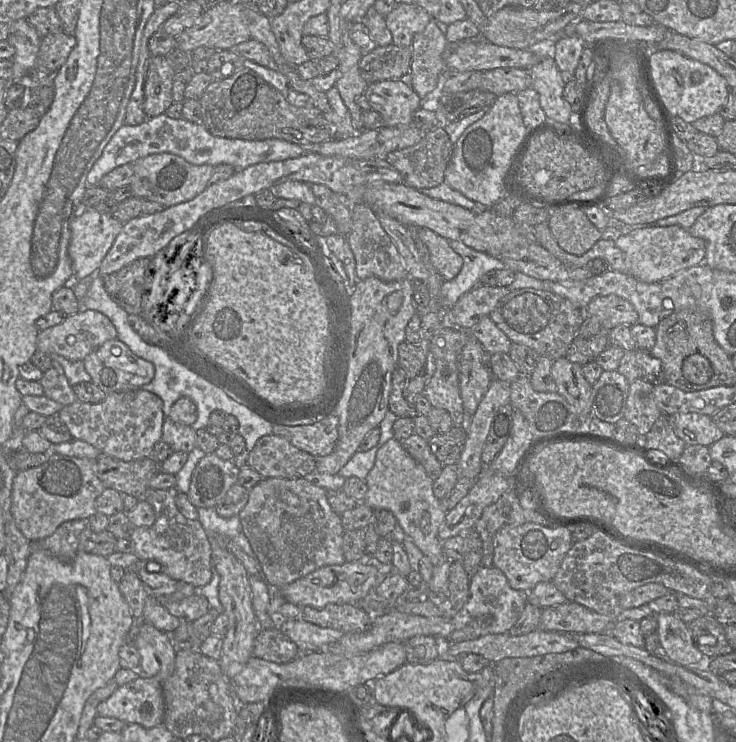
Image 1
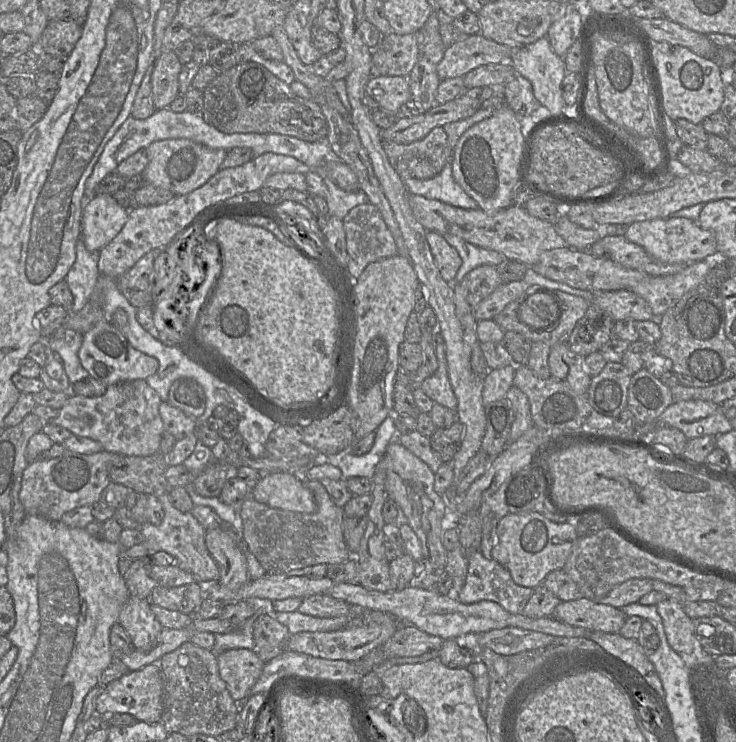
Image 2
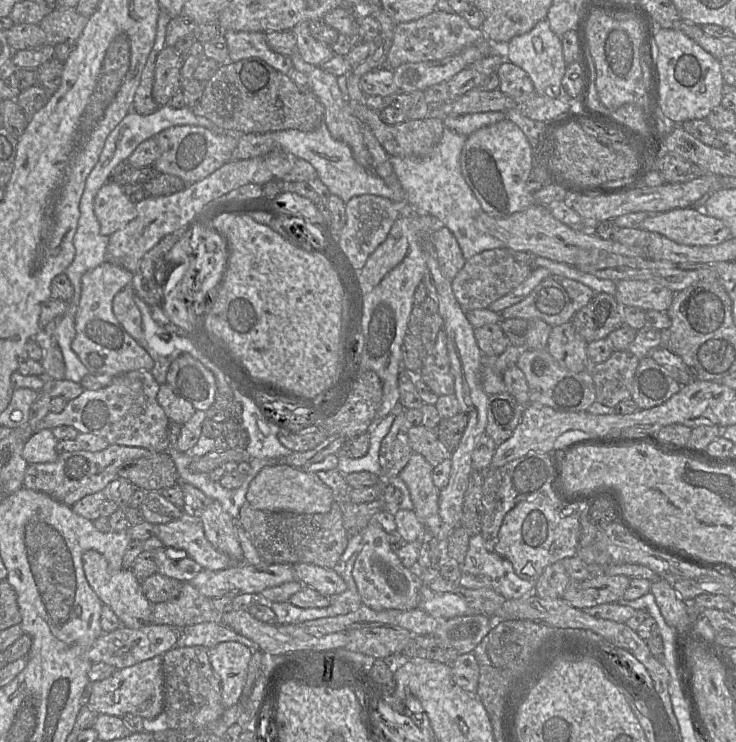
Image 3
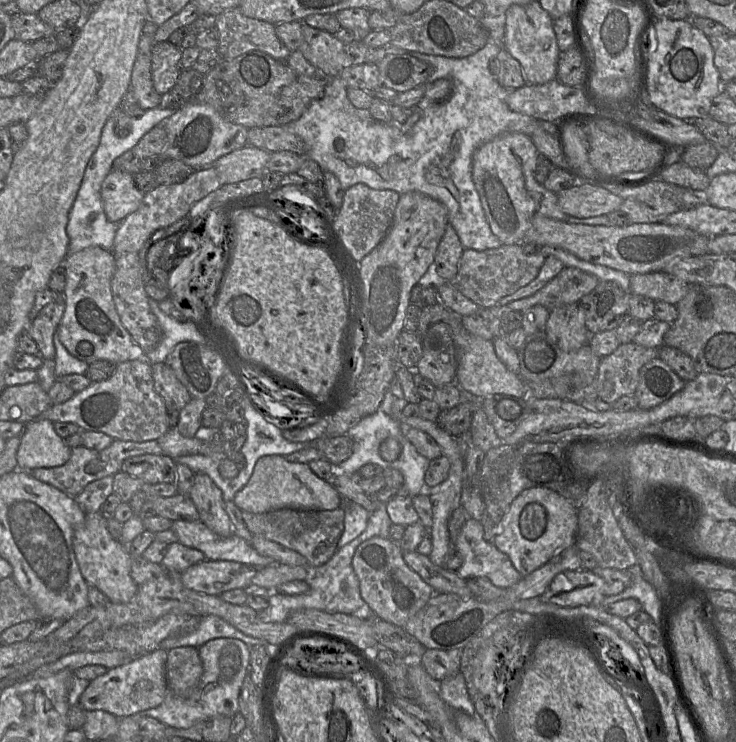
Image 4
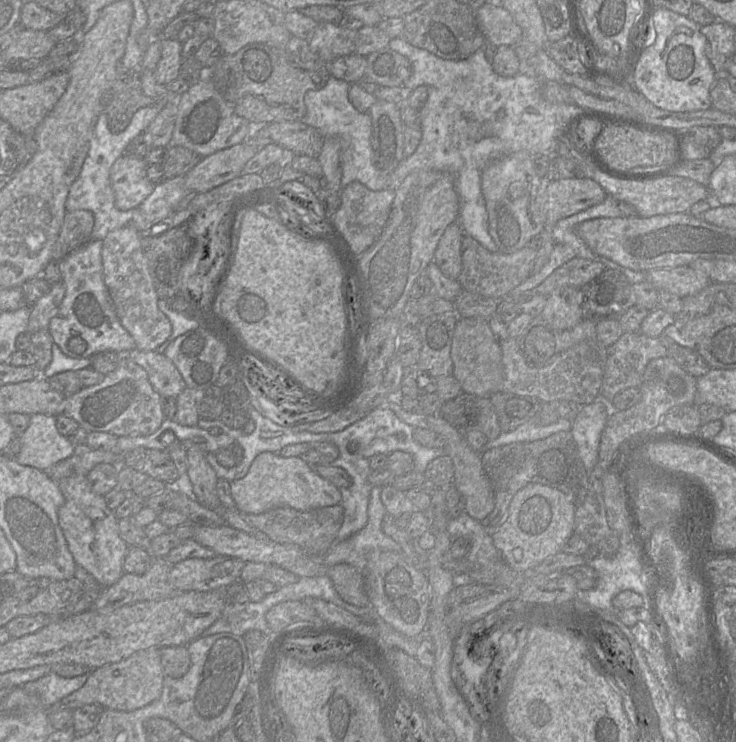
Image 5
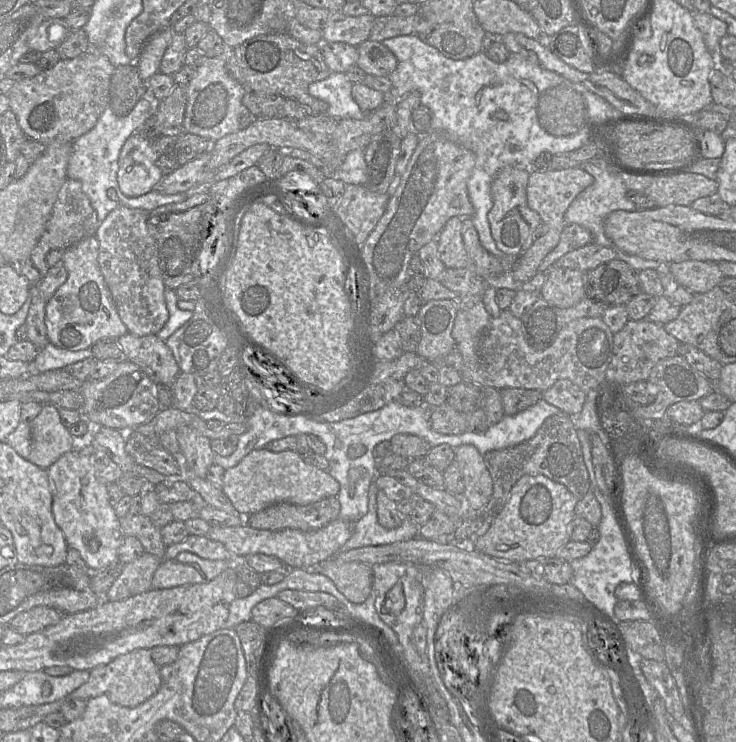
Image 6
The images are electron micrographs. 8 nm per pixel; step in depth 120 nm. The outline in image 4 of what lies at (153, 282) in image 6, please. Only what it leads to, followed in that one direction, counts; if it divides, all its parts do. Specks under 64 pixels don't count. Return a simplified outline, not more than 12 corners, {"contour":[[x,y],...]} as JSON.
{"contour":[[113,253],[112,296],[123,326],[145,353],[162,339],[139,254]]}

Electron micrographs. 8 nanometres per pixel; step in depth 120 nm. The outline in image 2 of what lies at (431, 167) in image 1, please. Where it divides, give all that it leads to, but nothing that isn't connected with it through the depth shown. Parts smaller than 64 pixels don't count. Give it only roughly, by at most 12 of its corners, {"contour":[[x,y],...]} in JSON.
{"contour":[[443,126],[410,144],[382,141],[403,181],[433,178],[453,148]]}

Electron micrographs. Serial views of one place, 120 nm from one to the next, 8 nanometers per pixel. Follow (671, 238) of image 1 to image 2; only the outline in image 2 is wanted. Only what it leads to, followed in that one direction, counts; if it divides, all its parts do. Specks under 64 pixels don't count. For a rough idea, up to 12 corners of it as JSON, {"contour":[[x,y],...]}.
{"contour":[[698,221],[634,222],[624,235],[654,259],[718,258],[715,234]]}

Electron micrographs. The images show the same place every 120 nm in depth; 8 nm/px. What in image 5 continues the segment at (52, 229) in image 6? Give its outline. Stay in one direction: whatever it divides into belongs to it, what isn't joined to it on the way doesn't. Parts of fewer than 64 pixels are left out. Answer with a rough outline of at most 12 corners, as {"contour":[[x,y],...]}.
{"contour":[[67,211],[52,252],[64,259],[92,240],[91,211]]}

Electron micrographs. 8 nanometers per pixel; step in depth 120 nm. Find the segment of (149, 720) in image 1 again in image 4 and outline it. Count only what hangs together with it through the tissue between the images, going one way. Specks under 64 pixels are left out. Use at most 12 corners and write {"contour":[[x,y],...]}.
{"contour":[[158,648],[90,681],[86,711],[117,718],[159,706],[167,653]]}

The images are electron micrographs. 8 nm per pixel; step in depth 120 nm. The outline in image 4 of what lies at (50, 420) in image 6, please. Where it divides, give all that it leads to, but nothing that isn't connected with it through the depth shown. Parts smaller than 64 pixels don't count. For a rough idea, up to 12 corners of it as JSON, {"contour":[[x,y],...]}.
{"contour":[[53,422],[25,424],[16,454],[19,469],[62,466],[71,448]]}

